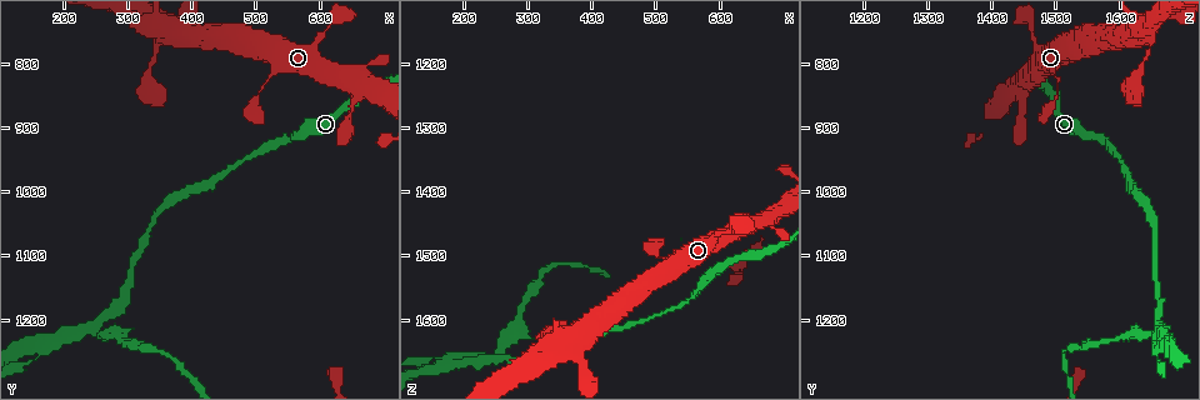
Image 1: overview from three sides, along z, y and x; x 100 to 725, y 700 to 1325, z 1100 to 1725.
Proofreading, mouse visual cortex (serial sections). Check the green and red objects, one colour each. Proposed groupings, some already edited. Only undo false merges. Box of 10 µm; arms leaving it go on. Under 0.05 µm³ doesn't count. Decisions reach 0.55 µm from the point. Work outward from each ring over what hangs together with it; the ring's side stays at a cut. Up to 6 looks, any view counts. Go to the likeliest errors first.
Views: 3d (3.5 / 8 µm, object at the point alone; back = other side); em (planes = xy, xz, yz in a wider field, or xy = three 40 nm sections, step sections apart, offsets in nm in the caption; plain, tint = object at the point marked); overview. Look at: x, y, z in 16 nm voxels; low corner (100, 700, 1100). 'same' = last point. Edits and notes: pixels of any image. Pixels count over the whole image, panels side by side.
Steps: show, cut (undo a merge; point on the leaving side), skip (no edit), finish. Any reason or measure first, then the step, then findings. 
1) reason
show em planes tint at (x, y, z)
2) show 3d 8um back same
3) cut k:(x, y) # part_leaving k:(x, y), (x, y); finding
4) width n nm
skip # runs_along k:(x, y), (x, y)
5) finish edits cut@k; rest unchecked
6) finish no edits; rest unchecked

sharp bend
show 3d 3.5um at (250, 1215, 1660)

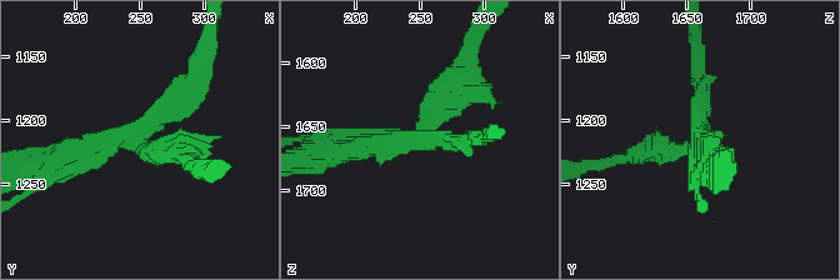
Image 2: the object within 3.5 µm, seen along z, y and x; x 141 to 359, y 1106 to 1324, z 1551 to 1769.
now the EM
show em xy step 2 tint at (246, 1212, 1660)

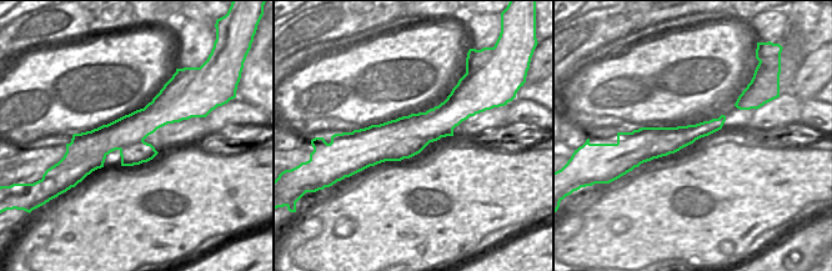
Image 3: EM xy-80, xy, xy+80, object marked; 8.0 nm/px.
cut 2:(458, 109) # two cells meet here

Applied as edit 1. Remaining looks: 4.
a narrow waist
show 3d 3.5um at (510, 845, 1505)

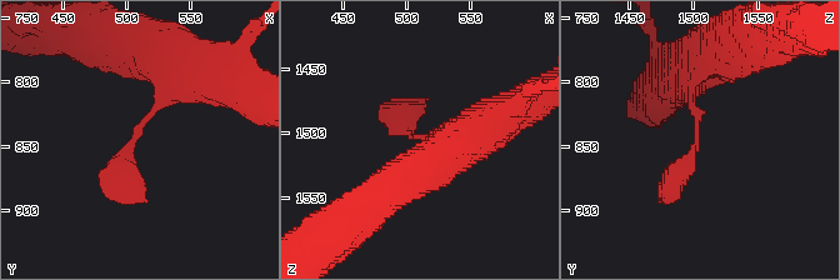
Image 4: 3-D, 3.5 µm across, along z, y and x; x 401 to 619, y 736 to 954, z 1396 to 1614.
show em xy step 1 tint at (512, 840, 1504)

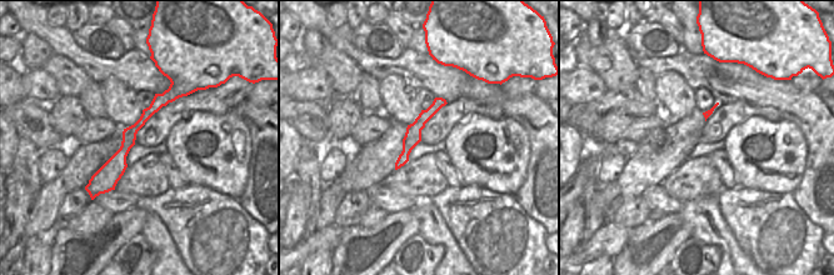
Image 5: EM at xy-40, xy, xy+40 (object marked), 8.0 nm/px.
cut it another way
show em planes tint same

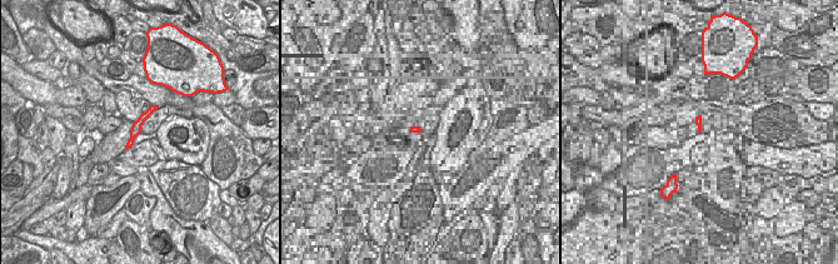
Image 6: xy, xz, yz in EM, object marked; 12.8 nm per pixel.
arm_widths 300, 450 nm
skip # runs_along 4:(695, 68), (695, 151), (663, 198); one cell here

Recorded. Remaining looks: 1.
finish edits cut@2; rest unchecked

